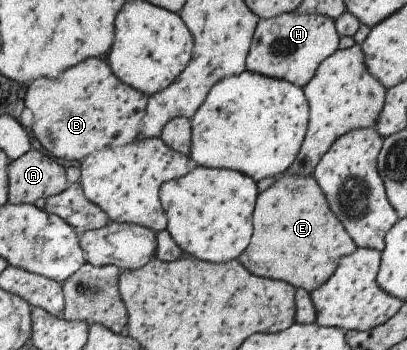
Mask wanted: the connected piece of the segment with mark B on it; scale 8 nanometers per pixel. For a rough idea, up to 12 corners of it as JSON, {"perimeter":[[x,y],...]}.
{"perimeter":[[103,58],[27,85],[57,158],[140,136],[149,96]]}

